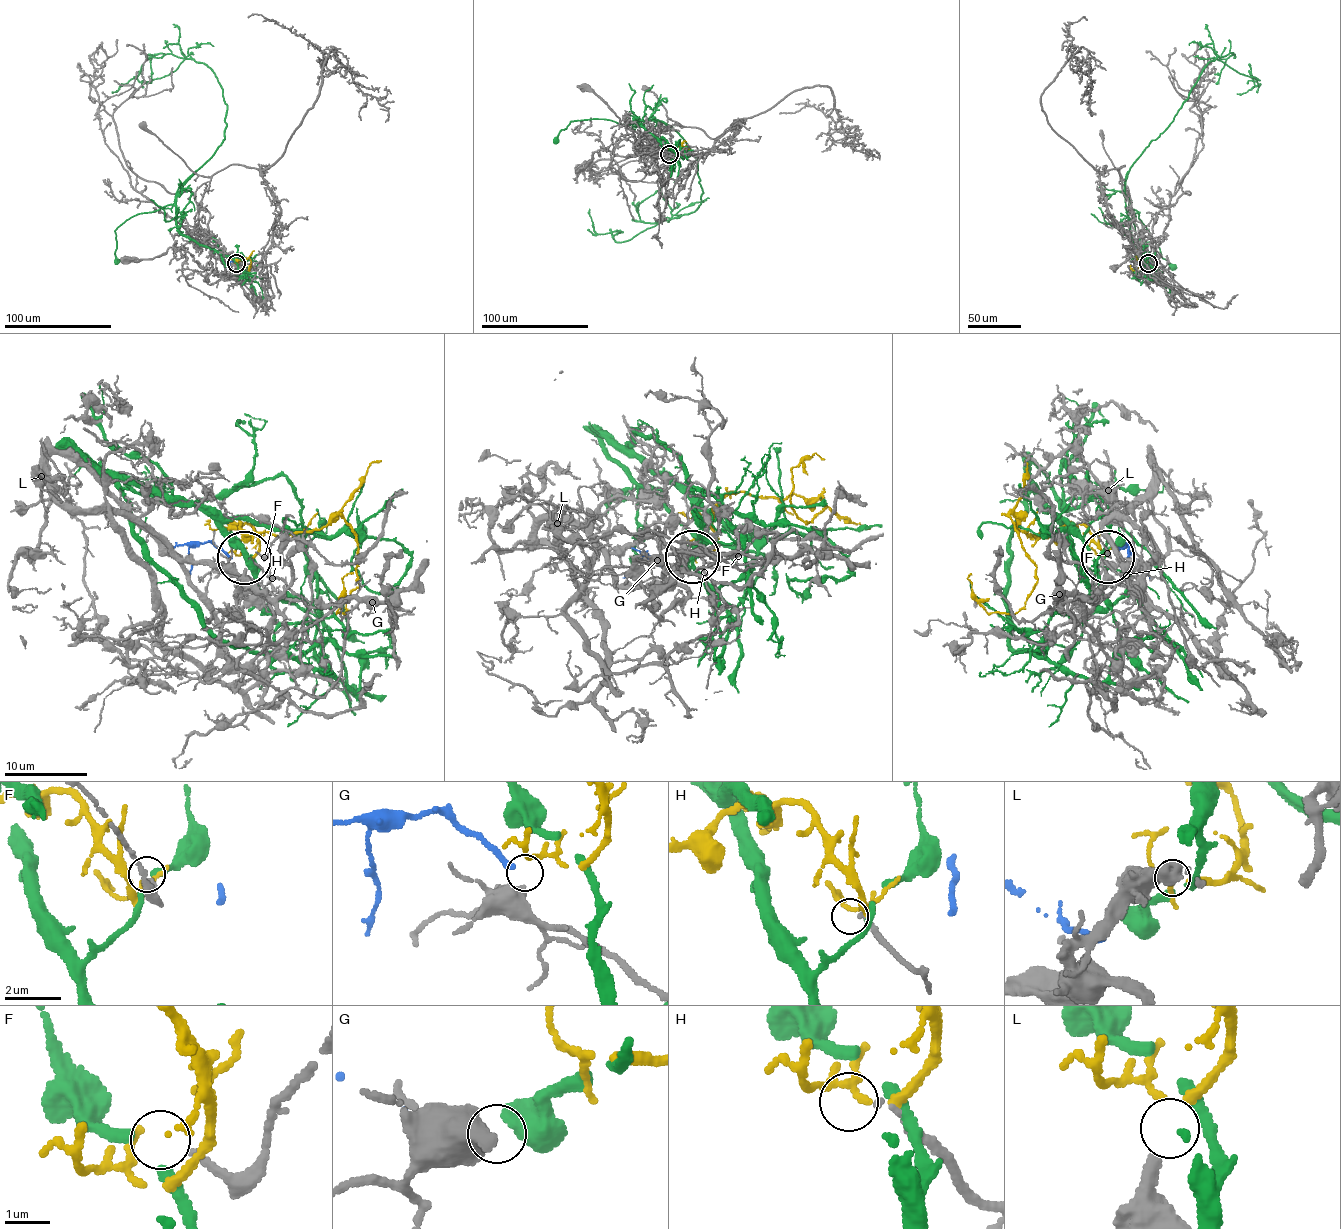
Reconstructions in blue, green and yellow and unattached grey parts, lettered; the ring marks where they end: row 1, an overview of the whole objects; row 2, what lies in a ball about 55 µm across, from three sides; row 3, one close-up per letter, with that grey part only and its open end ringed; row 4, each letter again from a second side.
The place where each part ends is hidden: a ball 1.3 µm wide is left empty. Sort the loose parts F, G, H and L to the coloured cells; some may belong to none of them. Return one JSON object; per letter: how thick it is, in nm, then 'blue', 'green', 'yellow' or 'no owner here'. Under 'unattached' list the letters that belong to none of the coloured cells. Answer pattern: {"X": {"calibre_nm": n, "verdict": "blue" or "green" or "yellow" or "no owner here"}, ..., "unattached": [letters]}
{"F": {"calibre_nm": 160, "verdict": "no owner here"}, "G": {"calibre_nm": 600, "verdict": "blue"}, "H": {"calibre_nm": 90, "verdict": "no owner here"}, "L": {"calibre_nm": 320, "verdict": "yellow"}, "unattached": ["F", "H"]}

